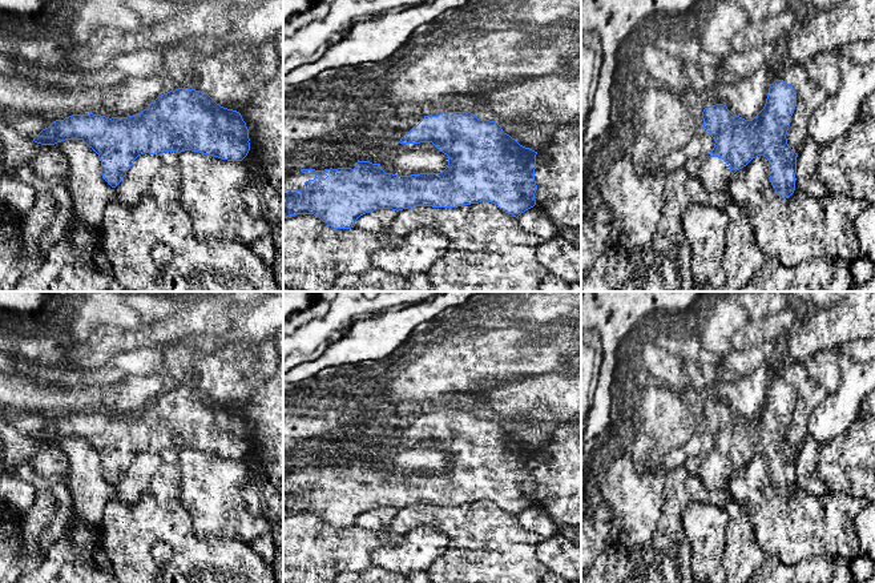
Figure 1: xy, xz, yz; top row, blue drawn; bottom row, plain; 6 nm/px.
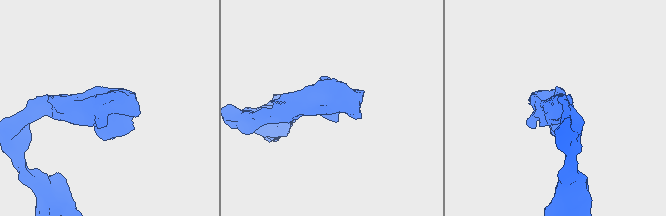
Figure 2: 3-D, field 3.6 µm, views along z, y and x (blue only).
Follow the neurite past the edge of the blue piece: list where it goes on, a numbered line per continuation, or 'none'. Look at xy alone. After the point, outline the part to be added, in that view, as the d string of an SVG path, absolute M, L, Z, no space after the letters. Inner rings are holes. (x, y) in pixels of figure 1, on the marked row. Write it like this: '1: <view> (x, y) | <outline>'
none

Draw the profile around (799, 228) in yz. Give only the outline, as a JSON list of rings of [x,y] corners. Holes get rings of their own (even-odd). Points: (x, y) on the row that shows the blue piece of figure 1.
[[[763,156],[753,158],[737,170],[725,192],[733,202],[746,210],[766,258],[775,258],[789,269],[818,257],[843,258],[850,262],[859,258],[854,221],[860,206],[844,194],[828,192],[824,197],[811,197],[795,188],[794,193],[783,200],[771,185],[769,160]]]

